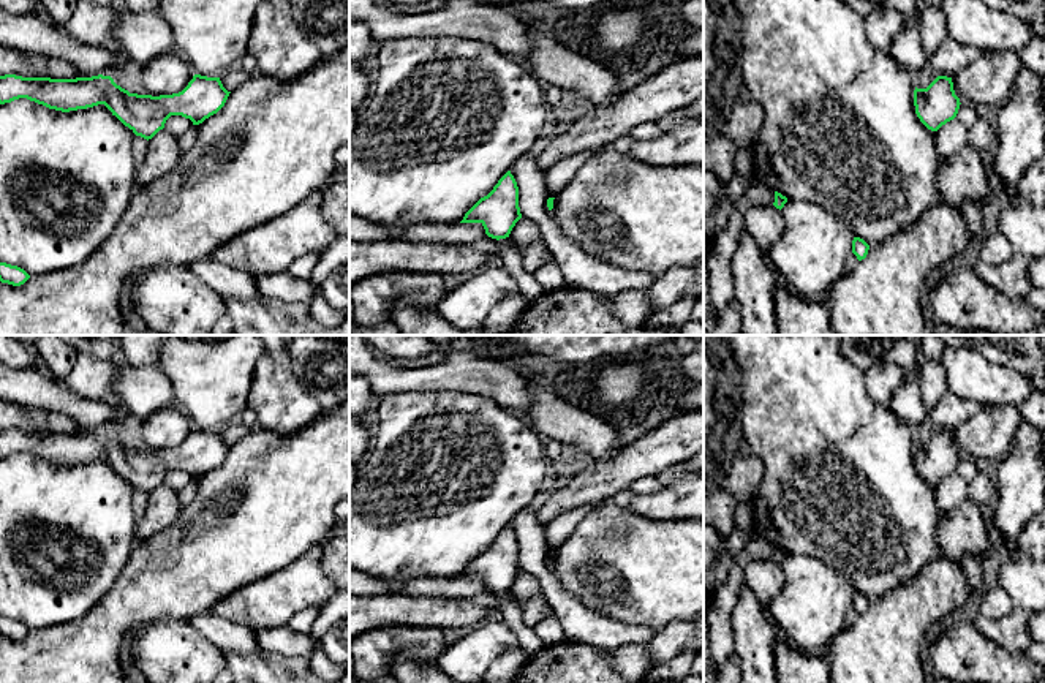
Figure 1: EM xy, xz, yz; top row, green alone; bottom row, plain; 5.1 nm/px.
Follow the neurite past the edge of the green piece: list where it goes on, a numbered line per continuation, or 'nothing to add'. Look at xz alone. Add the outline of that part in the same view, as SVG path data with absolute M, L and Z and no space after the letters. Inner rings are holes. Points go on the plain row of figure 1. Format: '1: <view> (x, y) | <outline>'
nothing to add

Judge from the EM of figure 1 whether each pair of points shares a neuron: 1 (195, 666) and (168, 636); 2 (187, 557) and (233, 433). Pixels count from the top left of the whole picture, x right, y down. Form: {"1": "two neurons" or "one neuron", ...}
{"1": "one neuron", "2": "two neurons"}

